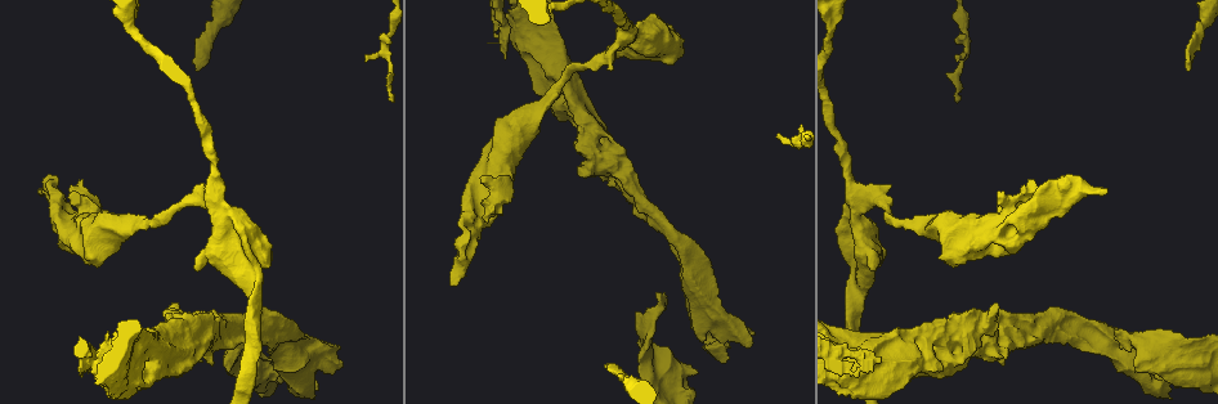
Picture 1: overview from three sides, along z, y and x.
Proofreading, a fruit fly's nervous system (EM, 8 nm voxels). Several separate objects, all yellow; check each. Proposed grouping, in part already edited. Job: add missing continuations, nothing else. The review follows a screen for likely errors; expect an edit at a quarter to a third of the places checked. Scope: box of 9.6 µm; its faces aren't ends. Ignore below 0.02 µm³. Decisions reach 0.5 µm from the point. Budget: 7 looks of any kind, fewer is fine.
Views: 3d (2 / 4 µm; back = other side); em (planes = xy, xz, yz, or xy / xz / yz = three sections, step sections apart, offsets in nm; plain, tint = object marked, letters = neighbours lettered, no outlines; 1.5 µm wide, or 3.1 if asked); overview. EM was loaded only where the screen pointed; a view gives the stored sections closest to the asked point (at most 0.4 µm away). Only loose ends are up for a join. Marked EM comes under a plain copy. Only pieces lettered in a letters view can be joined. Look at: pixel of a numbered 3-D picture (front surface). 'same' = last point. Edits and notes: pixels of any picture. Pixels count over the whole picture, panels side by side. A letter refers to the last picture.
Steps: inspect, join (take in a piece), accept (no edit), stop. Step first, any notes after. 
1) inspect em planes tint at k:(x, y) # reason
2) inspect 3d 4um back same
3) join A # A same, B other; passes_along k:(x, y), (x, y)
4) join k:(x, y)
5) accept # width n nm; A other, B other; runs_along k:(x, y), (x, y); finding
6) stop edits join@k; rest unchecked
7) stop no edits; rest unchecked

inspect 3d 4um at 1:(99, 204) # thick end

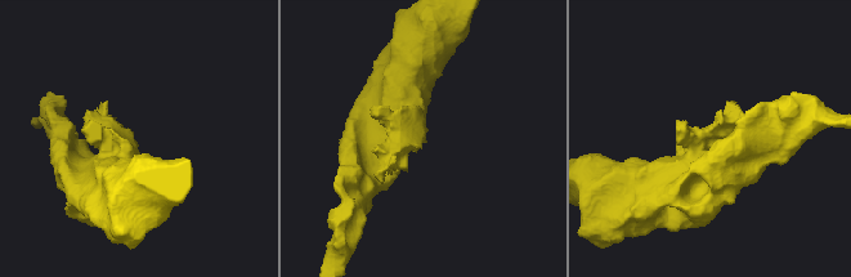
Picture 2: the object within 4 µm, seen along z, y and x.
inspect em planes letters at 2:(708, 144) # need the tissue

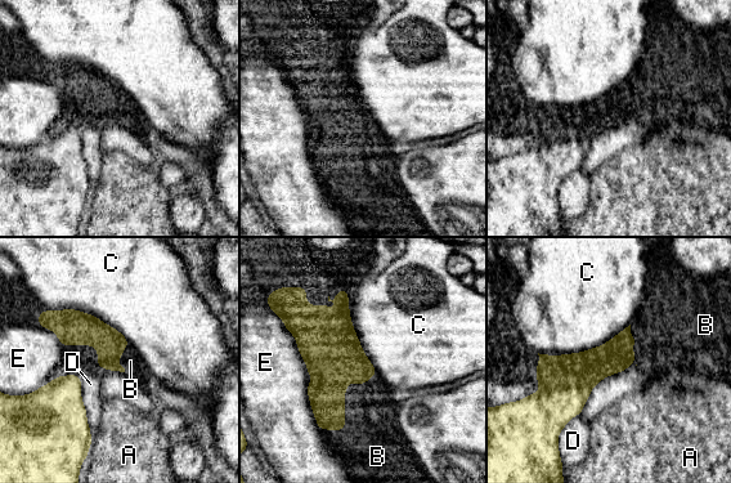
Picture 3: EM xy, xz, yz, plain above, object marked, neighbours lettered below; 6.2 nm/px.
join B # longest_contact C 600 nm; A other, B same, C other, D other, E other; passes_along 3:(333, 363), (344, 402), (368, 433); the cell continues

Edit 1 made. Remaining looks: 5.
inspect 3d 4um at 1:(611, 365) # end of a long branch

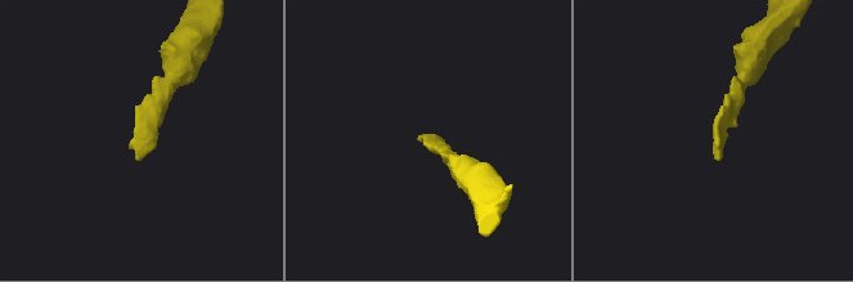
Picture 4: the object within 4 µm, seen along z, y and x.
inspect em planes letters at 4:(719, 159)

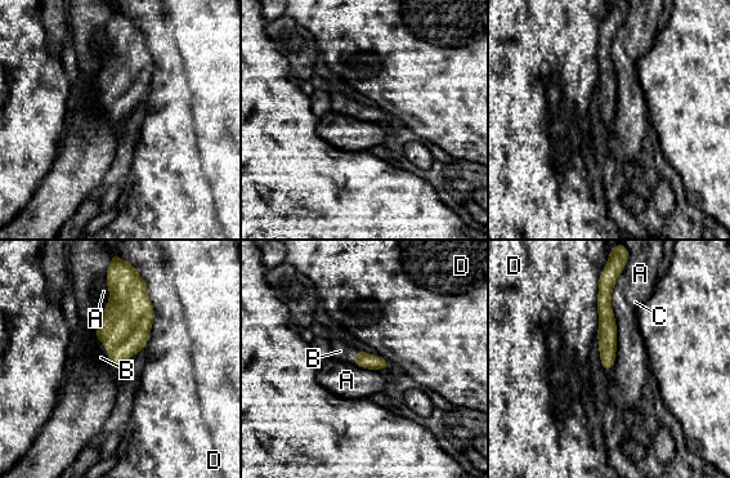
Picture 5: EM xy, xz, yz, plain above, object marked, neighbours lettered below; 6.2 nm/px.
join B # A other, B same, C other, D other; passes_along 5:(125, 326), (107, 353), (101, 357); the cell continues

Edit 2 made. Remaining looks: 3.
inspect em xy step 8 letters at 1:(1107, 193) # an open end

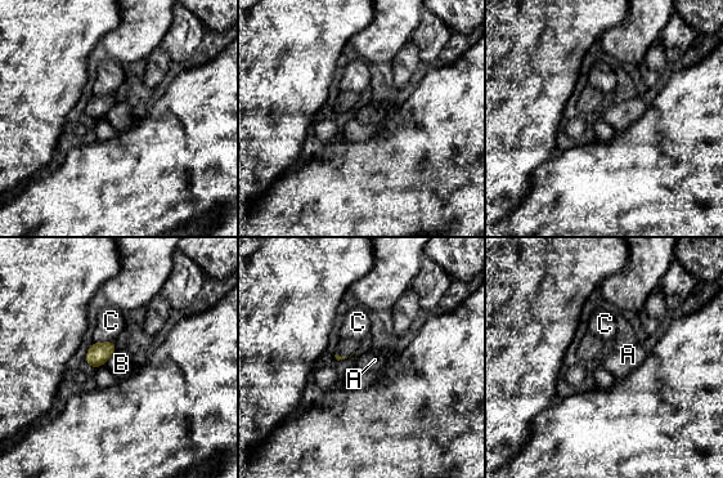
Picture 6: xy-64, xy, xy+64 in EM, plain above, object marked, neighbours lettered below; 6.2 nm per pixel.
accept # longest_contact C 140 nm; A other, B other, C other; border 6:(116, 349), (104, 365); none of them fits

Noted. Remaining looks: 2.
stop edits join@3, join@5; rest unchecked

